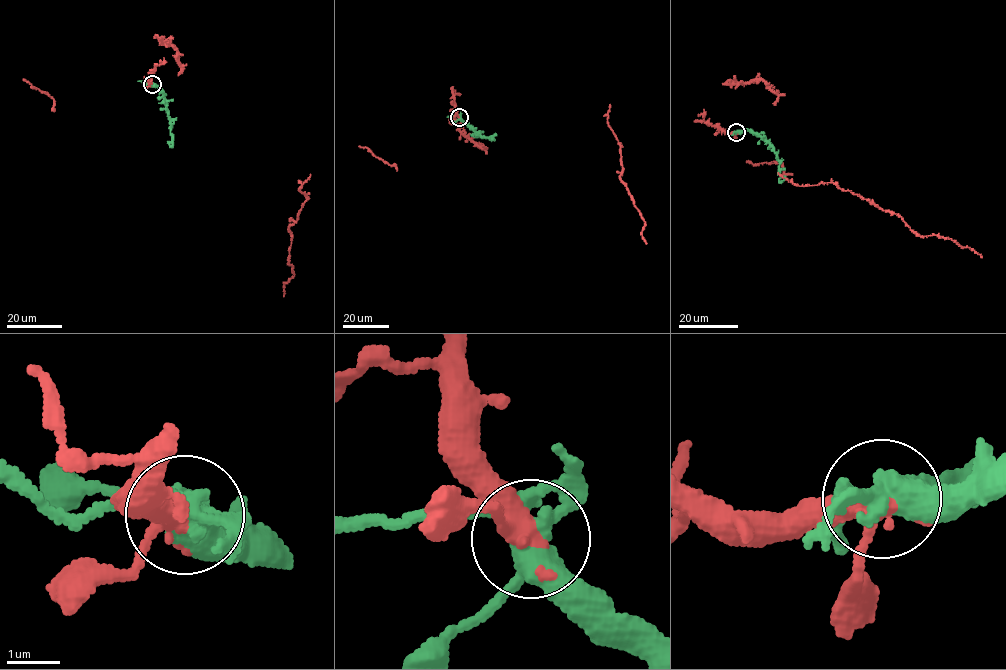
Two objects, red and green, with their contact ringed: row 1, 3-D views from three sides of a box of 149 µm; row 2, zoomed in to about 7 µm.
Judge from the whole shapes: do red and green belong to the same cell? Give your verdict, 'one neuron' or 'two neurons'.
one neuron

